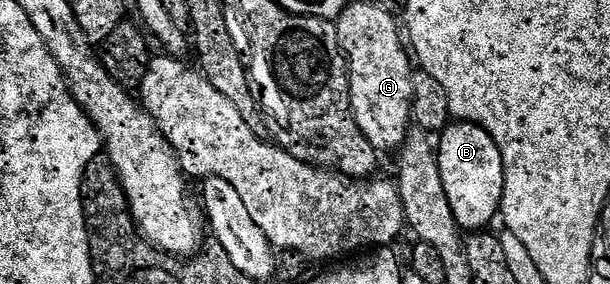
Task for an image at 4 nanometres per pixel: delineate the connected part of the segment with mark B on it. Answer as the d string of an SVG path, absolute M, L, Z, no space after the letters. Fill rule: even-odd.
M454 120L441 133L441 141L436 142L437 162L439 163L439 175L443 175L443 191L447 191L447 203L451 203L453 218L458 226L465 231L485 231L494 220L498 220L501 211L501 200L505 190L505 168L503 167L503 155L495 143L493 136L483 127L472 125L470 121Z

